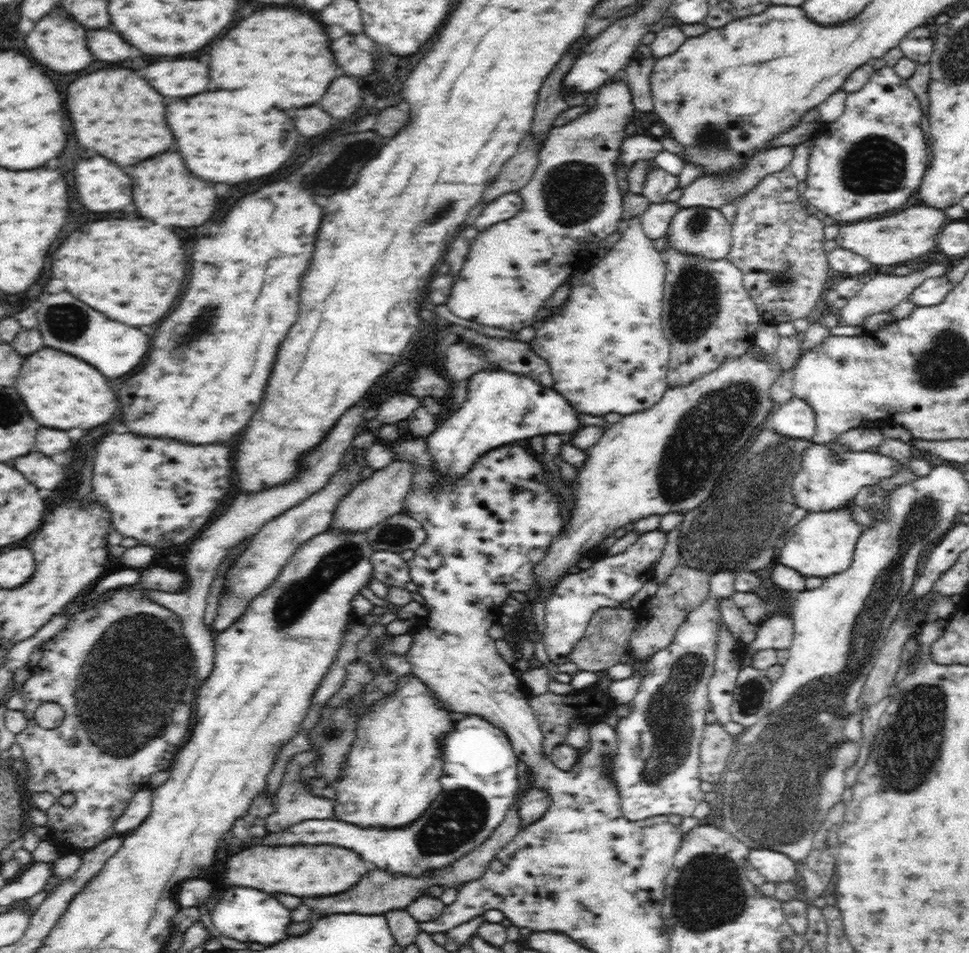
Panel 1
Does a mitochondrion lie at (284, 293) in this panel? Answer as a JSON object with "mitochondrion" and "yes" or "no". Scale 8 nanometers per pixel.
{"mitochondrion":"no"}

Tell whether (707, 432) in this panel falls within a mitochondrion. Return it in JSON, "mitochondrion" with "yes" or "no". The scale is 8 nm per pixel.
{"mitochondrion":"yes"}

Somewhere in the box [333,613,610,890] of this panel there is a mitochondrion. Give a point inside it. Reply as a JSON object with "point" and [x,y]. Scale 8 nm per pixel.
{"point":[457,818]}

